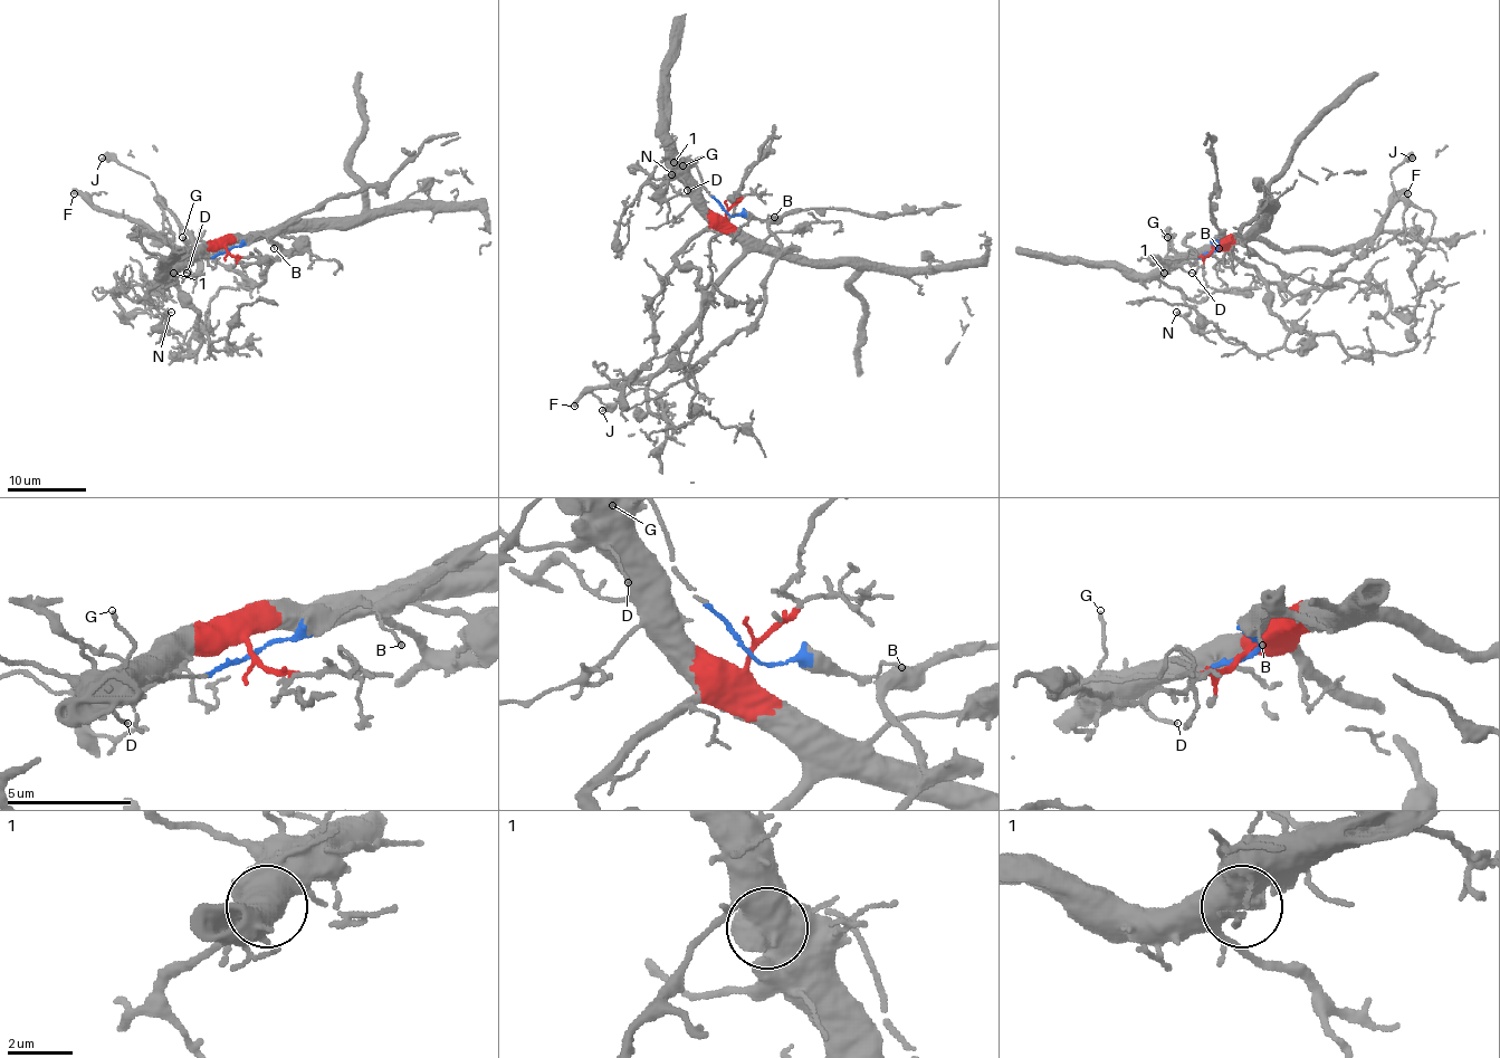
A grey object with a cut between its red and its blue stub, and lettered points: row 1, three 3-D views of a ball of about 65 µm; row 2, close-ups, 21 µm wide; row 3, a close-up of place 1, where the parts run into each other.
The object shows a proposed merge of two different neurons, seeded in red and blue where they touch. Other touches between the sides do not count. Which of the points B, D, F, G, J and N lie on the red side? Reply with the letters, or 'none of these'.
D, F, G, N

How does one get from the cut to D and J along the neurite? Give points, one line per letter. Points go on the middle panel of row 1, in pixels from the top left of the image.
D: (726, 213), (717, 217), (682, 179), (688, 189)
J: (726, 213), (765, 221), (781, 248), (765, 278), (763, 314), (704, 355), (665, 392), (629, 391), (601, 410)

